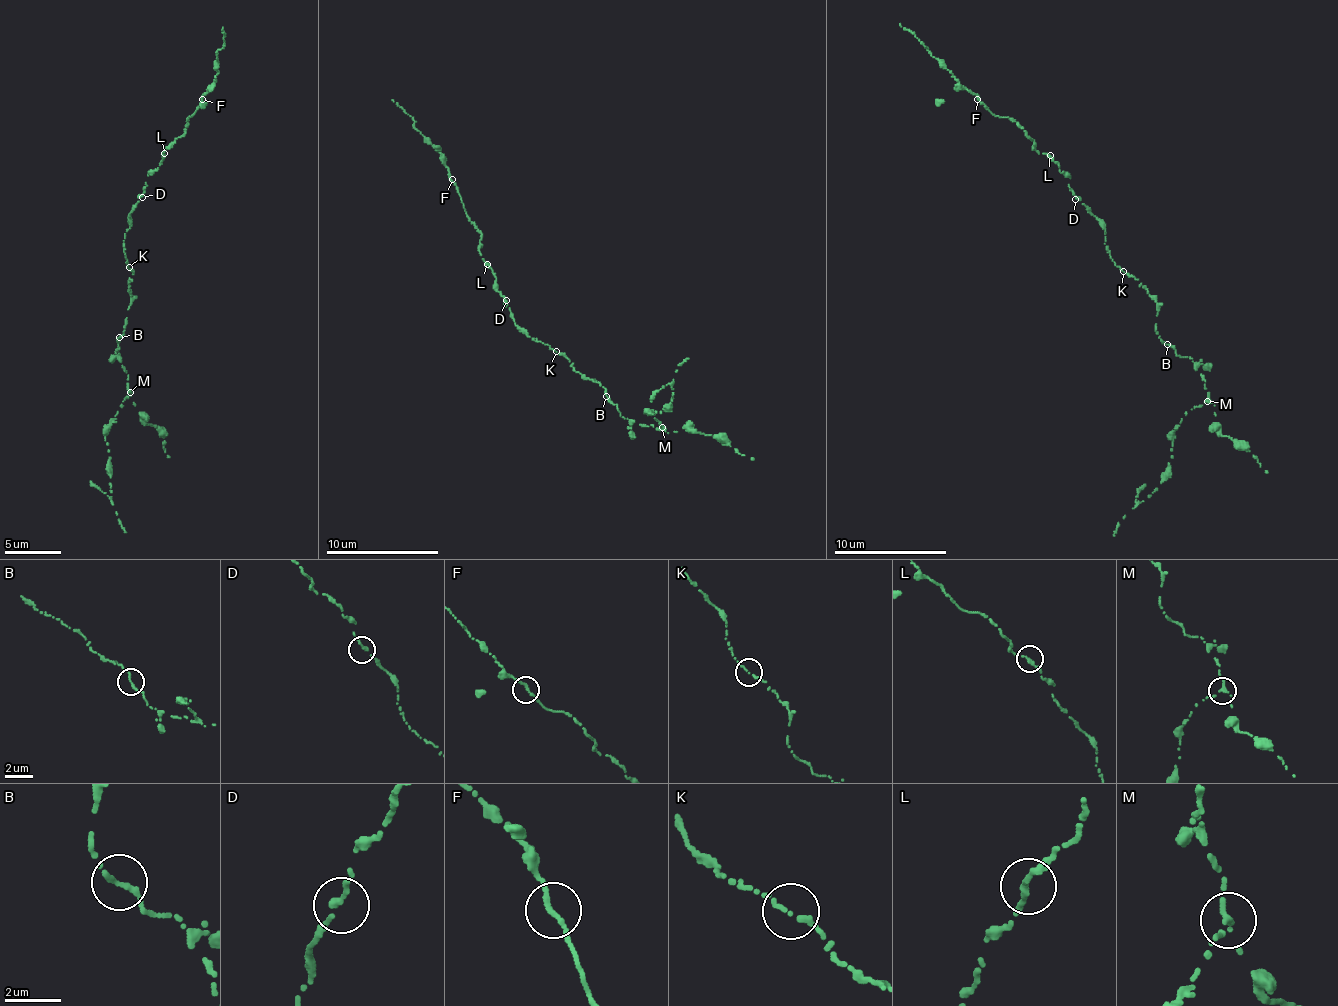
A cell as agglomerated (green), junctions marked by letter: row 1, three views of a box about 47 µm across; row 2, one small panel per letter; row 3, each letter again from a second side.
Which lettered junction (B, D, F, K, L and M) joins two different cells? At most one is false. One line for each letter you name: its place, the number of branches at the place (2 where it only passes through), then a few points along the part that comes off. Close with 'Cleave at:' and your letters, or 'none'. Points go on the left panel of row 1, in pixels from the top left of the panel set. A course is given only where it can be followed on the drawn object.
M: (130, 392) | 2 | (131, 391), (106, 435), (115, 511), (125, 531)
Cleave at: M

